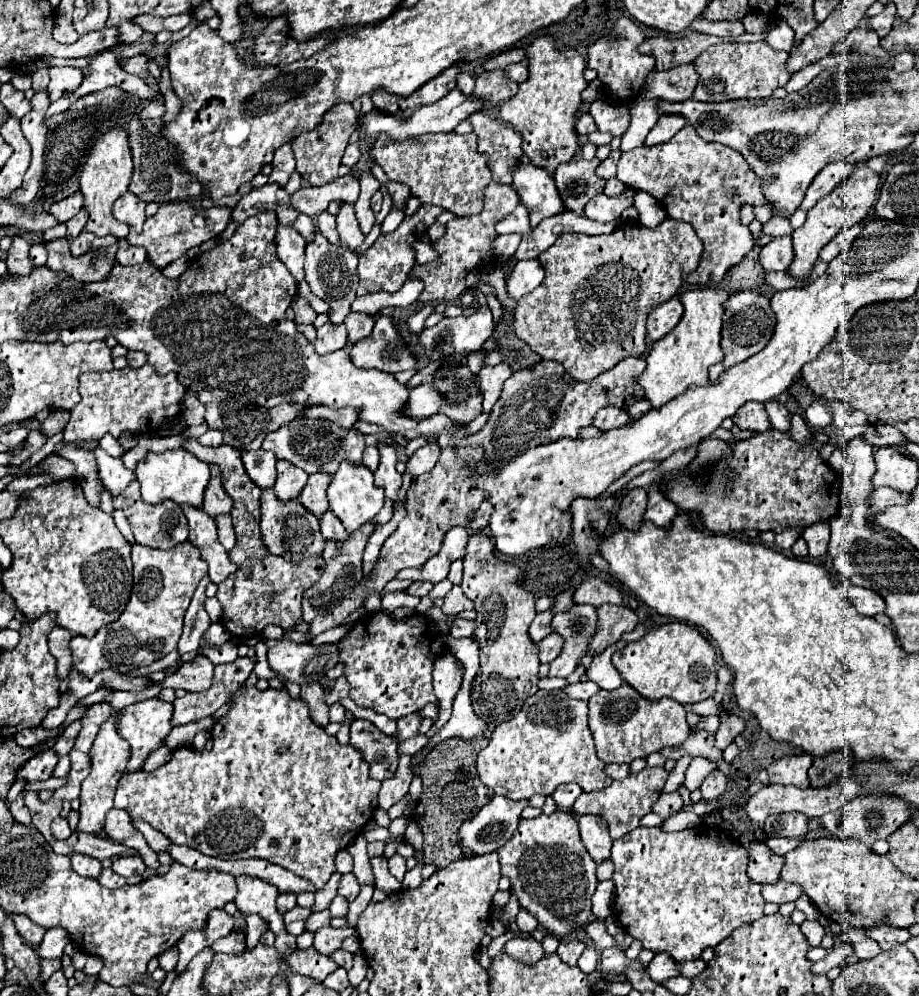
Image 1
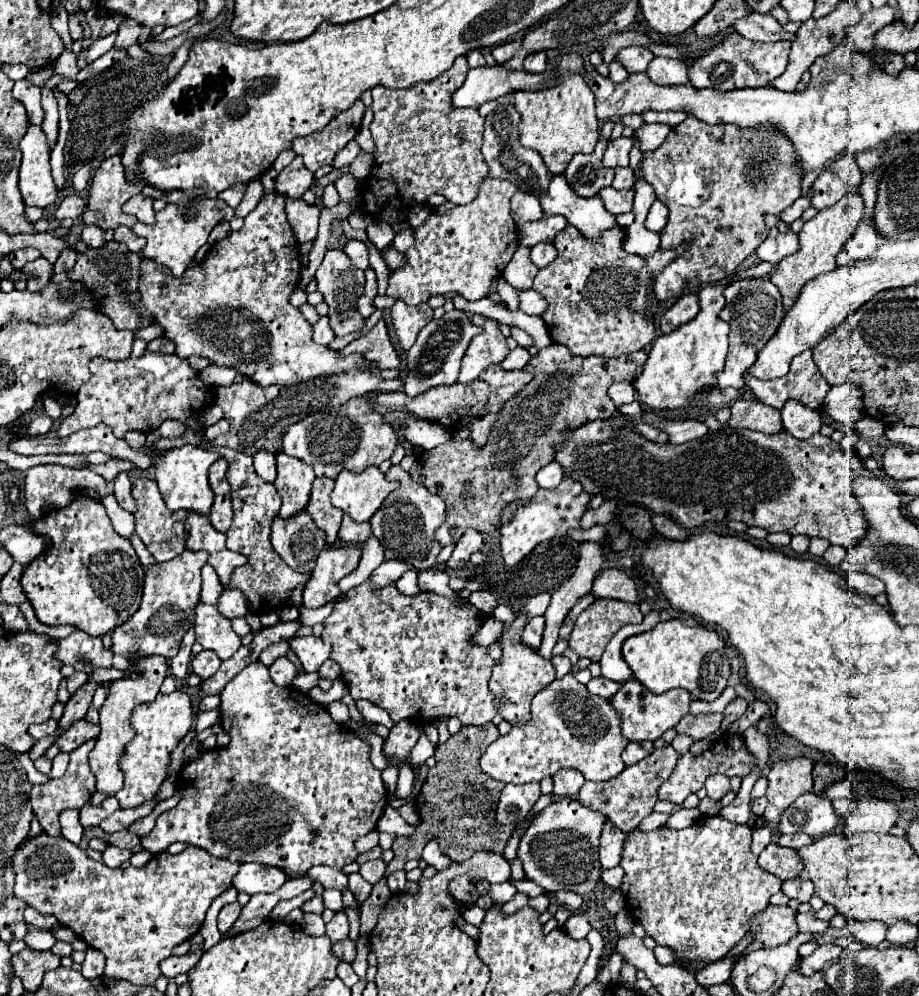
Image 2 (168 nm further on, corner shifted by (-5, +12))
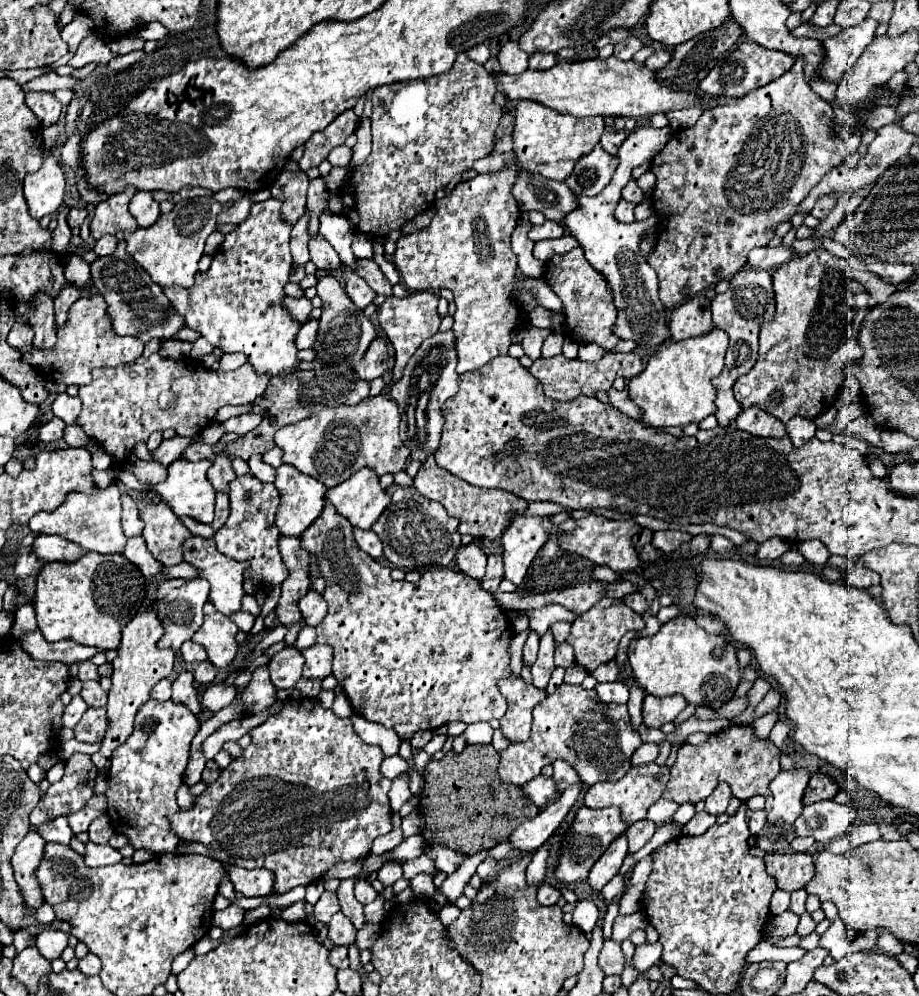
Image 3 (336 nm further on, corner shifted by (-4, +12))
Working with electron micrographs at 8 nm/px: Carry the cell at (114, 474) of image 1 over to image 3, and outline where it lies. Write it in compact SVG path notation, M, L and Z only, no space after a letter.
M123 495L121 501L123 501L123 533L125 533L125 537L141 535L143 521L139 517L137 503L129 495Z

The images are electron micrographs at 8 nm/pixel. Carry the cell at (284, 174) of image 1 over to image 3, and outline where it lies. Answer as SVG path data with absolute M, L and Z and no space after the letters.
M283 171L271 185L271 197L283 203L281 217L287 225L295 225L299 217L305 213L307 187L309 187L309 179L303 171L299 173Z

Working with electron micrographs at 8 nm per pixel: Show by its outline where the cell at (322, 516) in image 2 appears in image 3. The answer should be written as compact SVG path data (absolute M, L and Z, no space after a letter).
M325 505L321 517L301 535L301 547L309 553L313 553L317 557L317 565L319 565L319 573L321 577L327 581L327 587L325 587L325 601L329 603L329 611L325 615L325 619L317 625L317 643L323 643L323 645L329 645L335 649L335 657L333 657L333 677L339 681L339 685L343 687L345 695L349 697L351 701L351 707L353 707L353 713L365 717L367 721L373 721L373 723L381 723L393 731L397 731L397 735L403 739L403 741L411 741L411 737L421 731L421 729L437 729L449 721L463 721L463 723L479 723L479 721L491 721L491 719L501 719L507 711L507 699L501 695L499 687L497 687L497 681L499 679L505 679L505 677L511 677L513 671L511 671L511 665L509 665L509 643L515 635L513 631L513 623L507 621L505 623L505 611L497 605L497 601L493 601L493 595L483 591L481 589L481 583L471 579L471 577L465 577L461 575L459 571L453 571L453 569L431 569L431 571L425 571L421 575L421 579L417 583L407 583L407 581L395 581L391 579L391 569L379 561L375 561L373 557L369 557L367 553L363 553L359 549L359 545L355 543L355 537L353 537L353 527L349 525L349 521L345 521L345 517L341 517L333 505Z

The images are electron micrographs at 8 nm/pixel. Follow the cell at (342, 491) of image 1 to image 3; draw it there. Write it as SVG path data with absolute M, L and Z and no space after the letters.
M359 469L353 477L327 491L327 501L353 527L369 531L389 505L389 493L381 489L373 469Z

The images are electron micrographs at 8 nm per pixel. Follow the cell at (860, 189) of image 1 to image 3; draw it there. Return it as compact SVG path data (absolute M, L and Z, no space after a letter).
M821 247L809 251L809 253L803 255L801 259L793 259L793 261L789 261L789 263L777 267L777 271L773 273L775 317L773 317L773 321L767 321L765 325L761 325L761 333L759 333L759 357L757 357L755 367L753 367L747 375L739 377L739 379L735 381L735 387L733 387L733 389L735 389L735 399L741 403L743 409L757 405L757 407L761 407L765 413L769 413L769 415L777 417L779 421L787 423L787 421L789 421L791 417L795 417L795 415L801 415L801 417L813 421L817 415L821 415L823 411L827 411L827 409L833 407L833 403L835 403L835 399L837 399L837 395L839 395L839 387L843 387L843 383L845 383L845 379L847 379L845 369L849 369L849 365L857 365L857 361L863 357L863 349L861 349L861 345L857 345L857 333L861 331L861 321L865 319L865 313L869 311L869 293L867 293L867 289L861 285L861 295L853 295L853 279L847 277L847 269L849 269L849 261L845 261L845 259L841 259L841 257L837 257L837 255L831 255L831 253L827 253L825 249L821 249Z

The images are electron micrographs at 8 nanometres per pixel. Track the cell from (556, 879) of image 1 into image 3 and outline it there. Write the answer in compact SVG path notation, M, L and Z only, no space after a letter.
M581 807L577 811L573 827L561 839L561 861L559 861L559 867L555 869L555 877L563 885L573 885L573 883L585 881L589 869L605 853L609 843L615 841L619 835L623 835L627 829L629 829L629 825L625 825L625 821L621 821L621 809L617 809L617 807L607 807L607 809Z

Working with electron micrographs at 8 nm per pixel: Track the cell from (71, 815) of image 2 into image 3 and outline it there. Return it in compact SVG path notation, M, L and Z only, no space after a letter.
M57 817L45 825L39 825L35 827L35 831L45 839L45 841L51 841L51 843L63 843L63 845L69 845L73 833L67 825L67 817Z

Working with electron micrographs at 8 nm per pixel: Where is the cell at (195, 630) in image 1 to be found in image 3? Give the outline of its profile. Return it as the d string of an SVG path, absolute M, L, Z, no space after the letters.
M183 671L175 681L173 681L173 697L177 703L183 703L185 707L189 707L199 719L203 719L203 705L197 697L197 691L193 687L193 673L191 671Z

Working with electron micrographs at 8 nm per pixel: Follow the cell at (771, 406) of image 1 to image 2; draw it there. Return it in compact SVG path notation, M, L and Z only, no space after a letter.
M788 401L786 407L782 407L782 421L784 429L796 439L808 439L822 427L820 411L810 409L800 401Z

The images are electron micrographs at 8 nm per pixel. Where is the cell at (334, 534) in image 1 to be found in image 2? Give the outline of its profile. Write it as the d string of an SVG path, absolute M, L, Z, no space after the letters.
M342 517L342 525L338 531L338 541L342 543L364 543L370 537L370 523L358 525L350 521L350 517Z

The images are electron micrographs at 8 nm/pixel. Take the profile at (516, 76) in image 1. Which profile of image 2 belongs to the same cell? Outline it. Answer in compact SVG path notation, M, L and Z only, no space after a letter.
M544 51L530 53L530 57L524 59L524 71L528 71L528 73L544 73L546 65L548 65L548 59L546 59Z

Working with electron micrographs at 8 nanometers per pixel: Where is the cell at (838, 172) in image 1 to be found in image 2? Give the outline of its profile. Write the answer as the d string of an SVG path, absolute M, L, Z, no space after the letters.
M844 155L836 159L832 165L828 165L818 179L812 185L812 205L816 209L824 209L834 205L840 197L846 193L852 193L858 189L862 181L862 171L856 165L856 159L850 155Z

